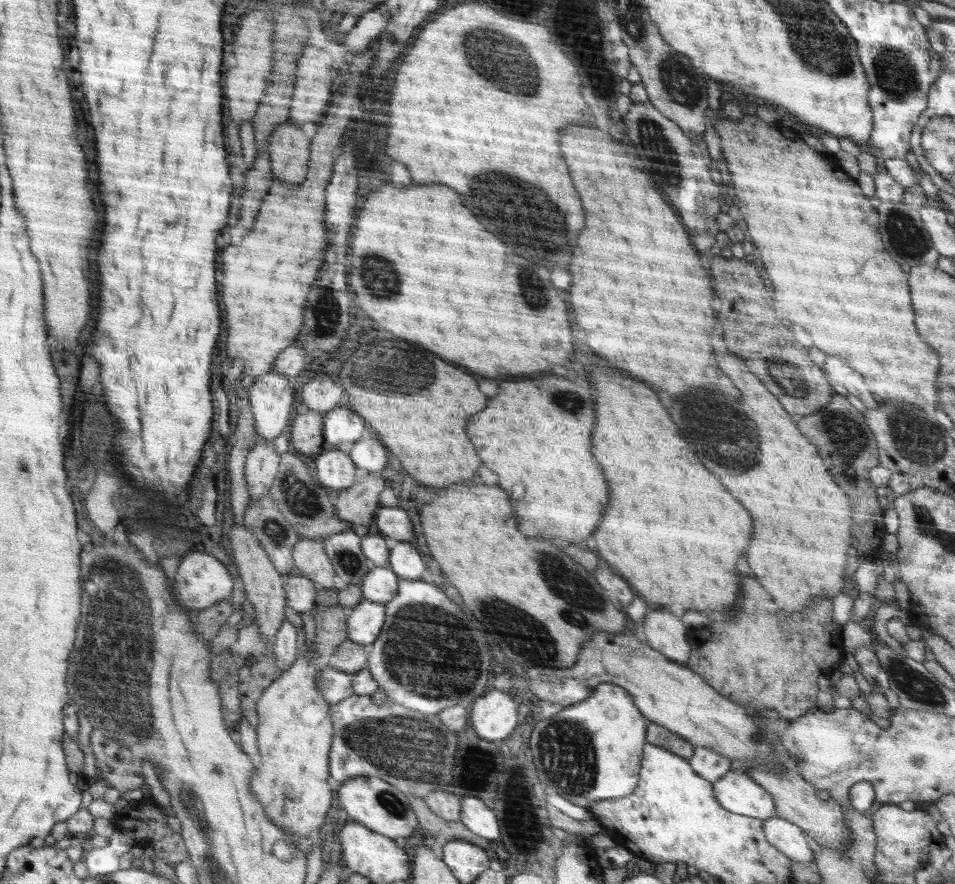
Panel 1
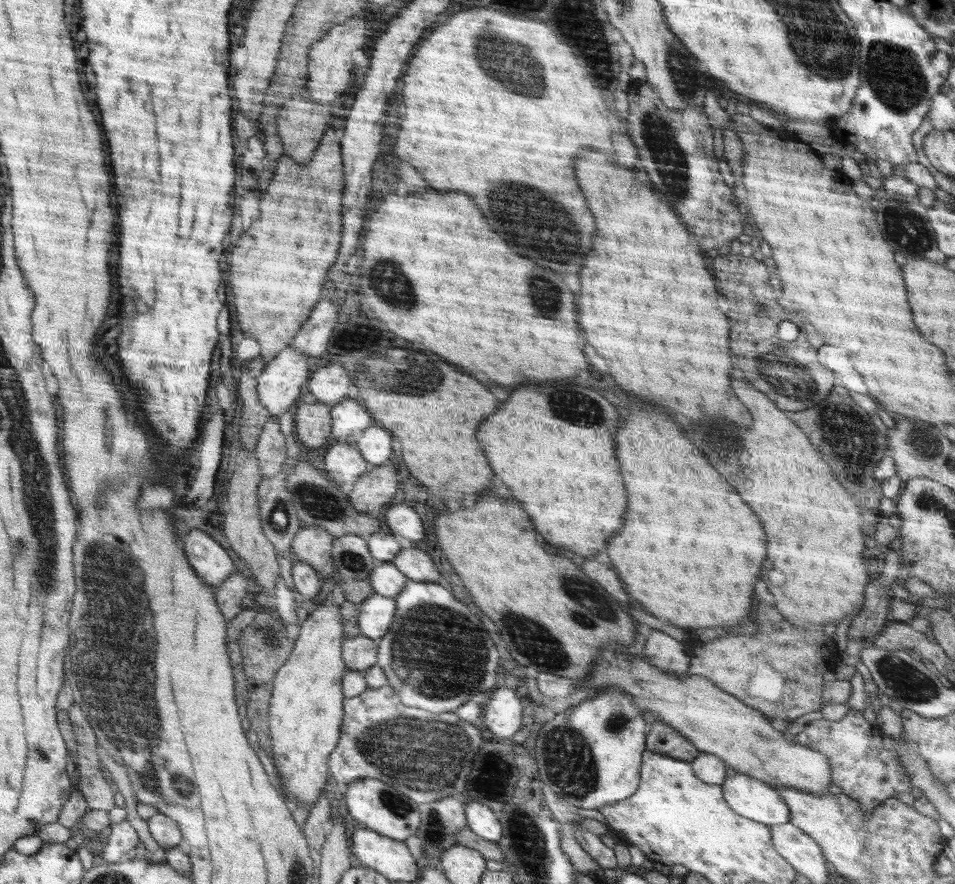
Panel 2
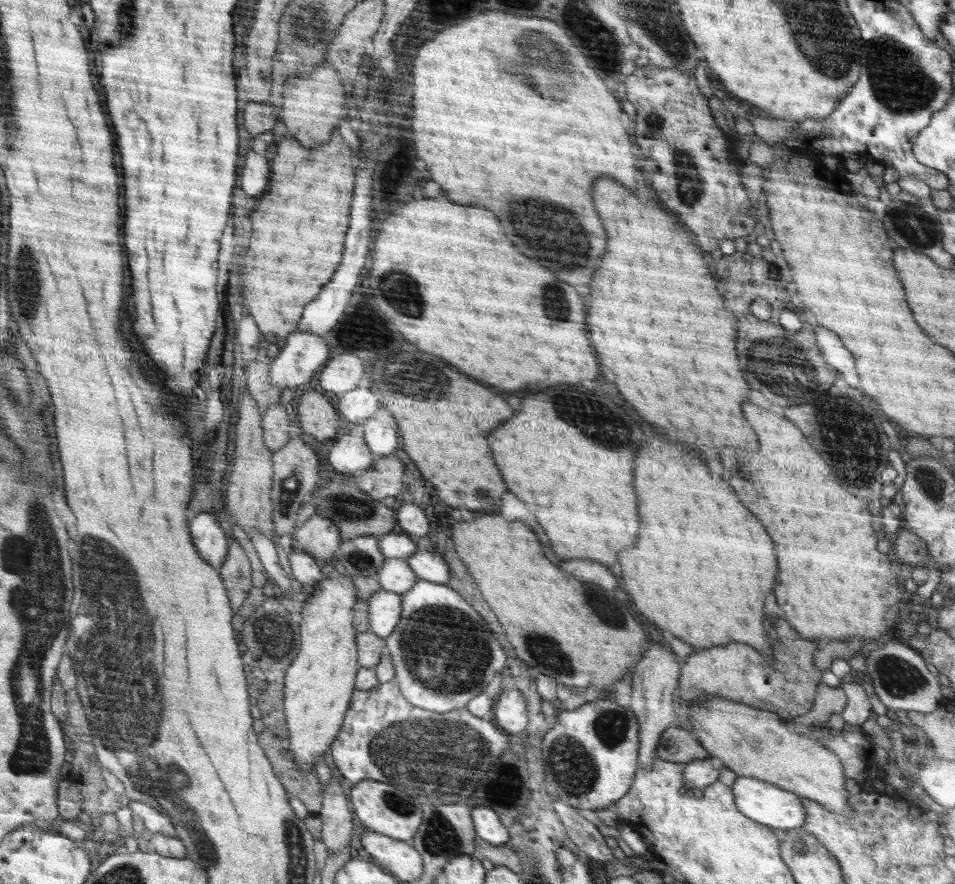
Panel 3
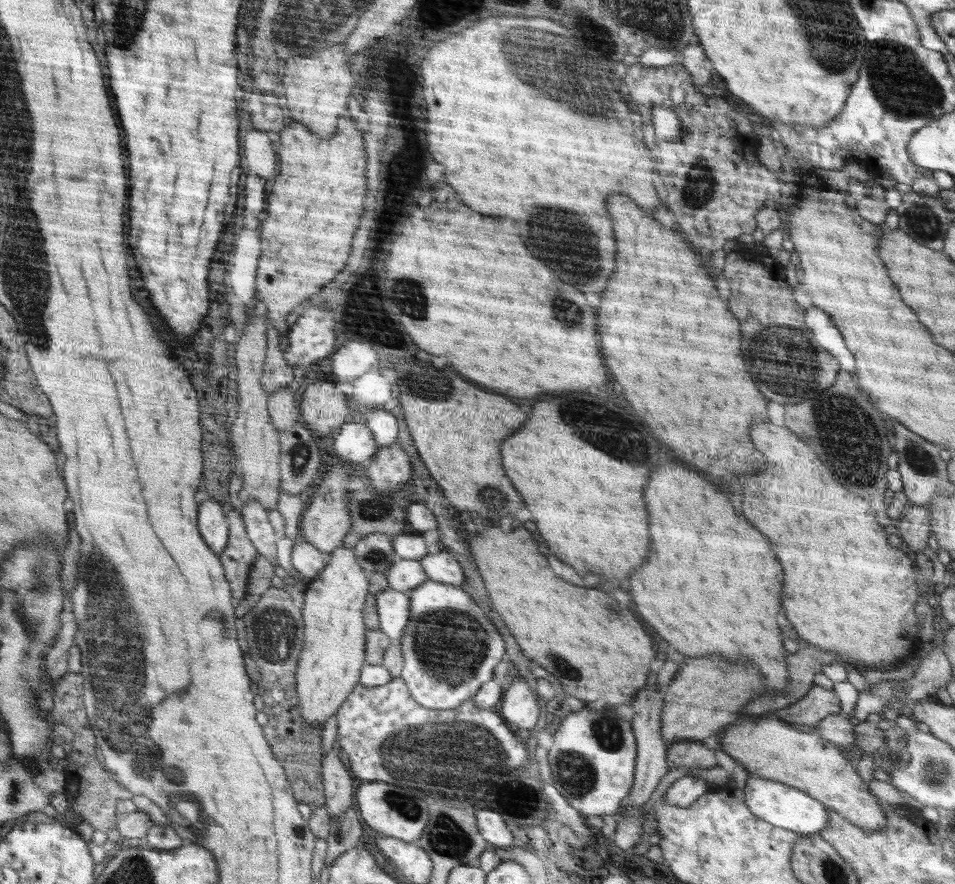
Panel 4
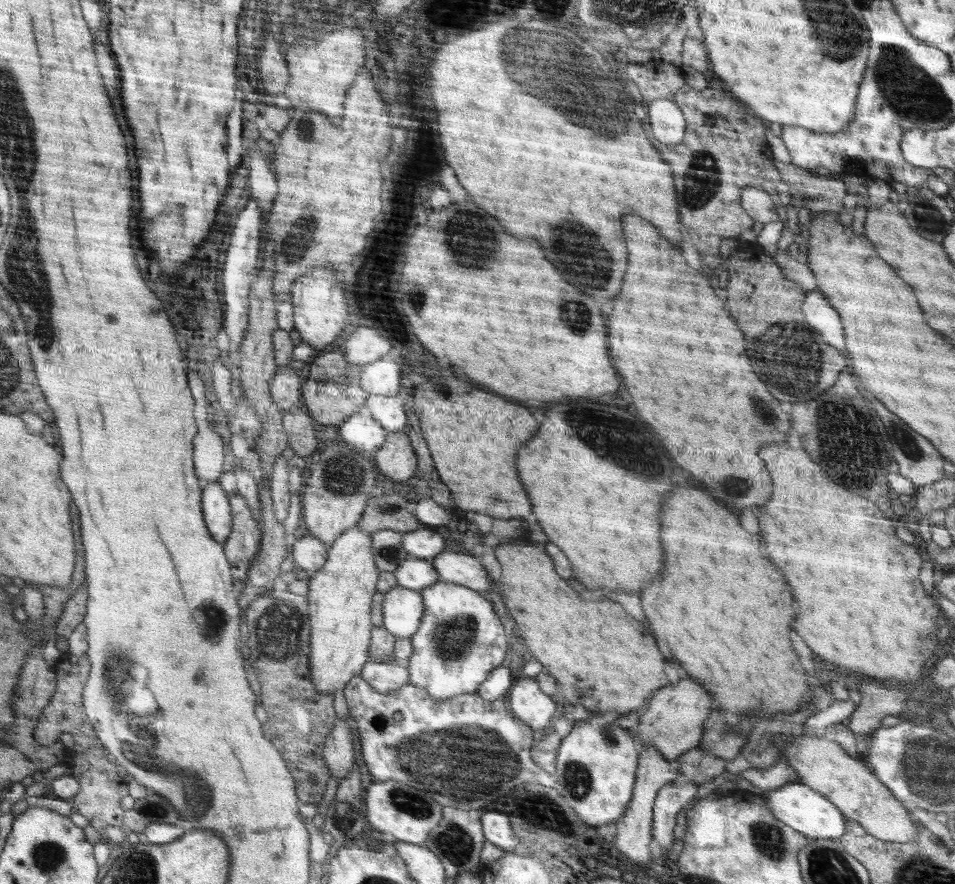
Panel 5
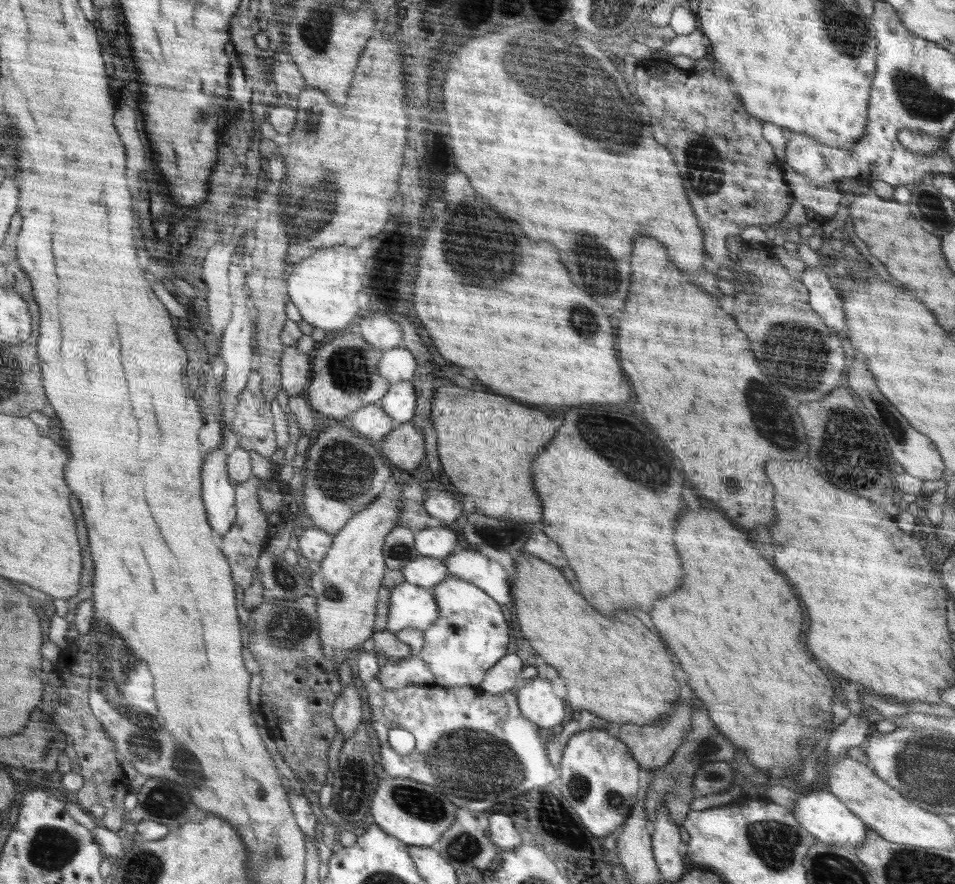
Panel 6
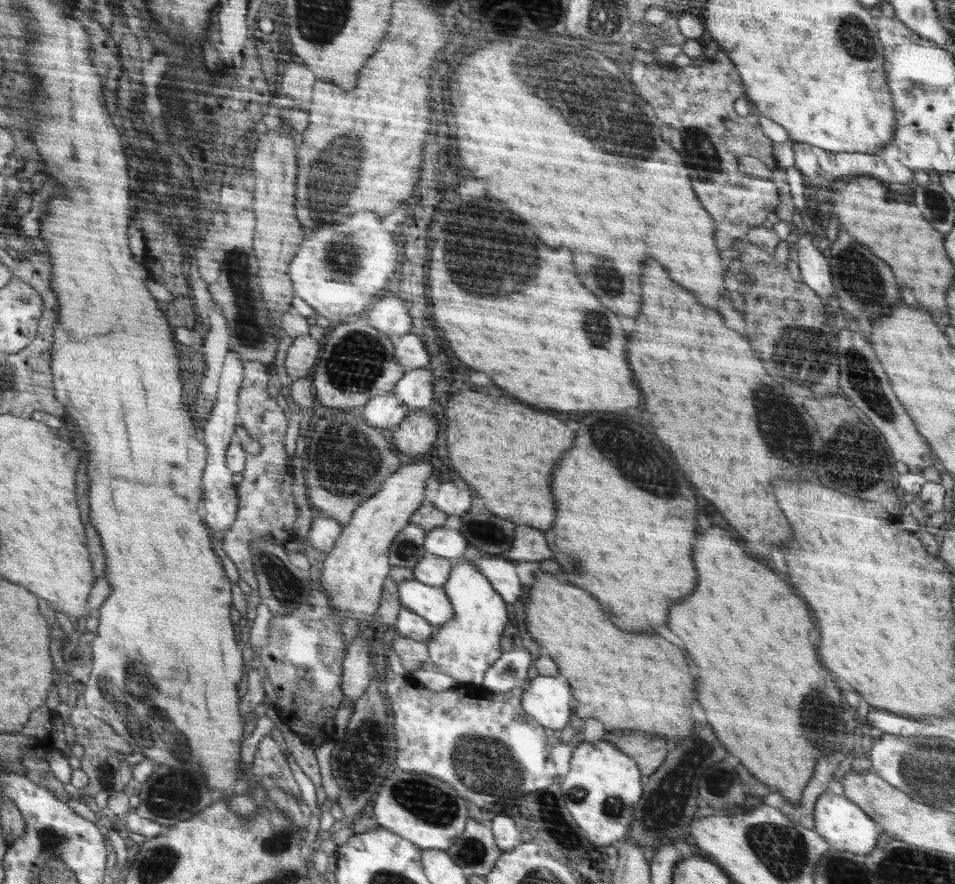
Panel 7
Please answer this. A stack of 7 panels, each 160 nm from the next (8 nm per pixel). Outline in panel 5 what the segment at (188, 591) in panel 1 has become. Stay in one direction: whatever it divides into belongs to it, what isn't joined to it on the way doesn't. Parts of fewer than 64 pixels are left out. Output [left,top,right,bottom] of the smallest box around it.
[202,480,232,542]

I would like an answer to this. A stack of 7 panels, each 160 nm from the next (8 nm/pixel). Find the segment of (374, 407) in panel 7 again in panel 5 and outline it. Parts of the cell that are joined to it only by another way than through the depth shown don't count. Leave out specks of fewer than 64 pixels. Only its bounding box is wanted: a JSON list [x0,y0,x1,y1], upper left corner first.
[339,412,388,452]

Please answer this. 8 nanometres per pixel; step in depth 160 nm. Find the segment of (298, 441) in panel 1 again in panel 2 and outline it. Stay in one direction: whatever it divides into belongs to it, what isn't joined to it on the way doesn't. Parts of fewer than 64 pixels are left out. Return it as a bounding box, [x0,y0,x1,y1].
[294,402,333,448]

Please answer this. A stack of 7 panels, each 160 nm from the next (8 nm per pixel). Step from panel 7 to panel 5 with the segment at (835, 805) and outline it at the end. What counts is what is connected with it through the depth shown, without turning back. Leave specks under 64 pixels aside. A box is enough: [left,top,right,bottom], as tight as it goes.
[764,782,846,839]

